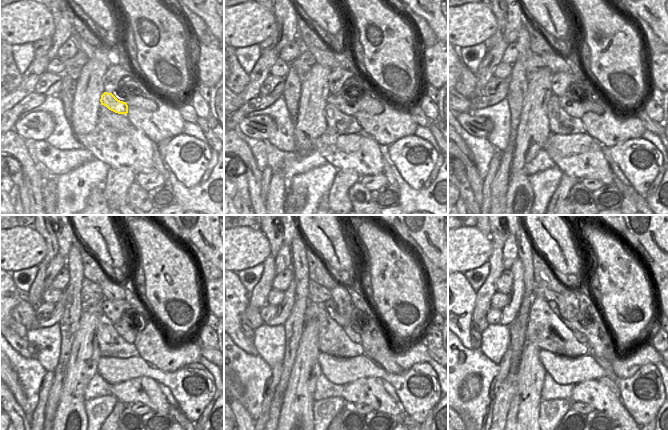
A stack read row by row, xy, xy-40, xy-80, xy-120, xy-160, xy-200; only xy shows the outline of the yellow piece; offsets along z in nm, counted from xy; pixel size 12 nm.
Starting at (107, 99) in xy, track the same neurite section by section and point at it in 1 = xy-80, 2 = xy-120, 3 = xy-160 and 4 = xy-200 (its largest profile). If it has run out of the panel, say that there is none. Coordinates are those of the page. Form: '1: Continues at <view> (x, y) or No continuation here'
1: Continues at xy-80 (575, 109)
2: Continues at xy-120 (129, 334)
3: Continues at xy-160 (355, 337)
4: Continues at xy-200 (581, 337)

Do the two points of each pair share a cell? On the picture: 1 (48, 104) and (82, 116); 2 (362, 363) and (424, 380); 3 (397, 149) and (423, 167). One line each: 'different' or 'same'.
1: different
2: same
3: same

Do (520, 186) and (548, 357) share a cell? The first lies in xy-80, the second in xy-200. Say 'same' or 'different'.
different

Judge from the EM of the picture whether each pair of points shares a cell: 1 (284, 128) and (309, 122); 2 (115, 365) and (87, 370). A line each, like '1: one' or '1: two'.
1: two
2: two

